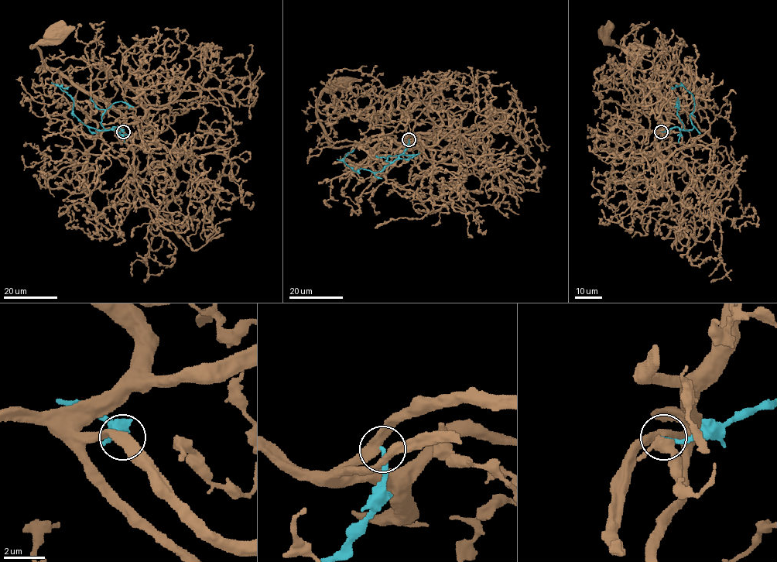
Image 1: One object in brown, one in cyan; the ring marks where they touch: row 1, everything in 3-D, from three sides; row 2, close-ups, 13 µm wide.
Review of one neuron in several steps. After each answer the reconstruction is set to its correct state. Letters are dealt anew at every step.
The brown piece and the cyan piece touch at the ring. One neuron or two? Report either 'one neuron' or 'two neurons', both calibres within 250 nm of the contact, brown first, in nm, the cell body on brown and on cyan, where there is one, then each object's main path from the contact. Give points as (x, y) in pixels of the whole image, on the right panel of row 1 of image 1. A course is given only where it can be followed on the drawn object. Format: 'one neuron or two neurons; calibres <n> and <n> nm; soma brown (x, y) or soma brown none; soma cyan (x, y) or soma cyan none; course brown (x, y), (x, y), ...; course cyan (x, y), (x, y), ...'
two neurons; calibres 400 and 200 nm; soma brown (604, 35); soma cyan none; course brown (661, 131), (664, 130), (669, 115), (658, 95), (667, 77), (669, 66), (648, 47), (617, 46), (604, 35); course cyan (661, 131), (674, 127), (691, 130), (694, 128), (689, 116), (694, 109), (693, 95), (682, 86), (671, 87)

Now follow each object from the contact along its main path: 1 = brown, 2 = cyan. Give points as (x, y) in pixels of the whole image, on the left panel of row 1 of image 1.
1: (122, 131), (118, 130), (124, 121), (121, 115), (51, 70), (41, 53), (32, 46), (61, 37), (57, 35)
2: (123, 131), (117, 127), (96, 130), (87, 128), (73, 113), (73, 100), (58, 85), (63, 87), (69, 87)

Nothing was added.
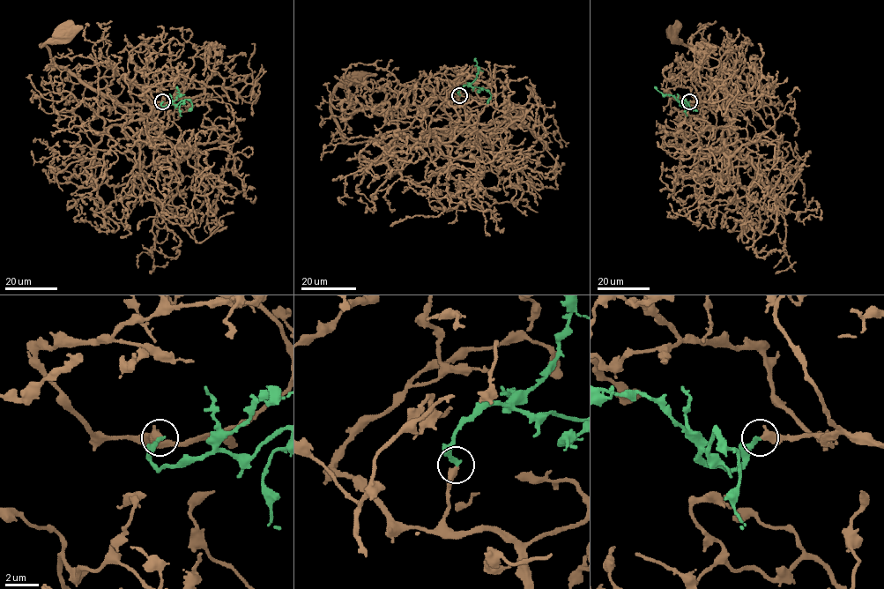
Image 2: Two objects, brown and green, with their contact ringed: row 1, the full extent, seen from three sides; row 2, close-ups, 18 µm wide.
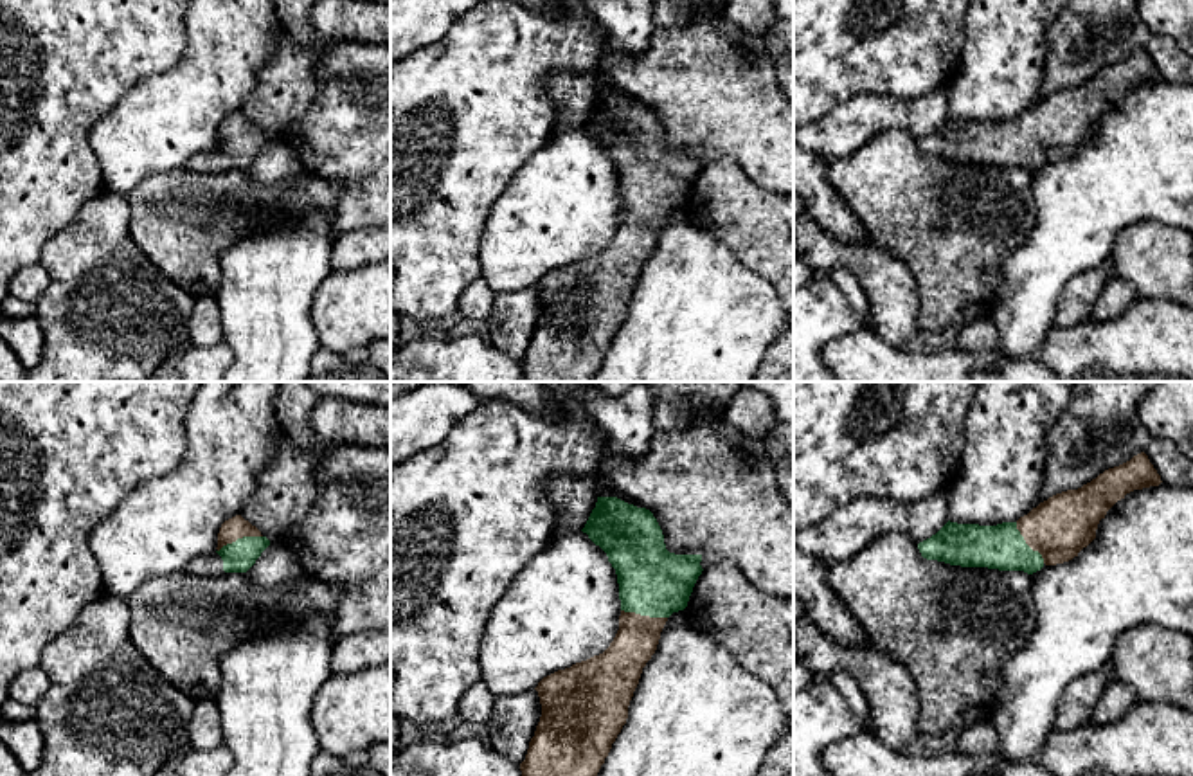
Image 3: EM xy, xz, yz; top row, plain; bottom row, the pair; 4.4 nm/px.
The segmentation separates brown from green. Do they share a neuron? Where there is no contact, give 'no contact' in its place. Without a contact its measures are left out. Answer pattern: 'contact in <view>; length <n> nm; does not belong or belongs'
contact in xz; length 220 nm; belongs

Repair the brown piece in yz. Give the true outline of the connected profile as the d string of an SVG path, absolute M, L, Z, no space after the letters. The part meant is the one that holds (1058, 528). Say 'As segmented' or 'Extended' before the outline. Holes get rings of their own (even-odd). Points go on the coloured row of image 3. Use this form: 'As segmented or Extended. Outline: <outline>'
Extended. Outline: M1141 452L1078 490L1049 497L1017 522L979 526L948 520L918 549L927 560L950 565L1033 574L1044 565L1078 556L1096 538L1099 520L1117 501L1161 483L1148 456Z

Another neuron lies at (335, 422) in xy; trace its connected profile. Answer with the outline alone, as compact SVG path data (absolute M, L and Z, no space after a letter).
M318 398L309 427L322 447L363 445L390 450L390 405Z

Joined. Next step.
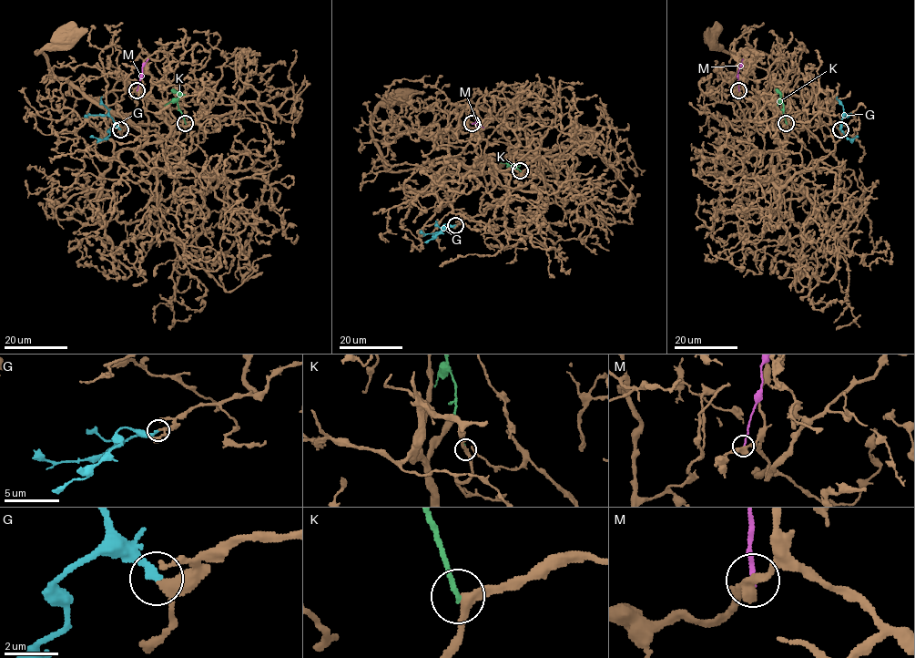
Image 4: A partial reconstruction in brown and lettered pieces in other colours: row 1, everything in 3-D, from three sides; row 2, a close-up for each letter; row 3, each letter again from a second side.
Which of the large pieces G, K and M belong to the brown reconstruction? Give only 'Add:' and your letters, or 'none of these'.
Add: G

